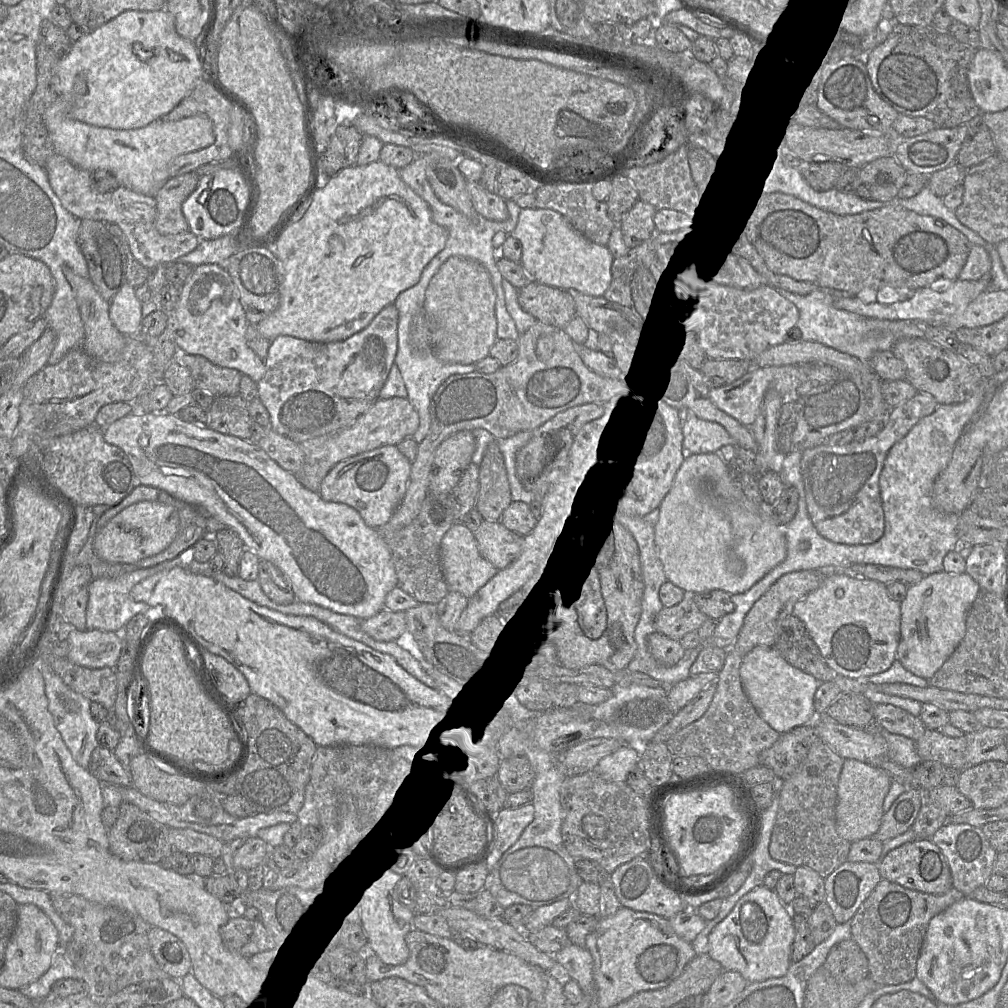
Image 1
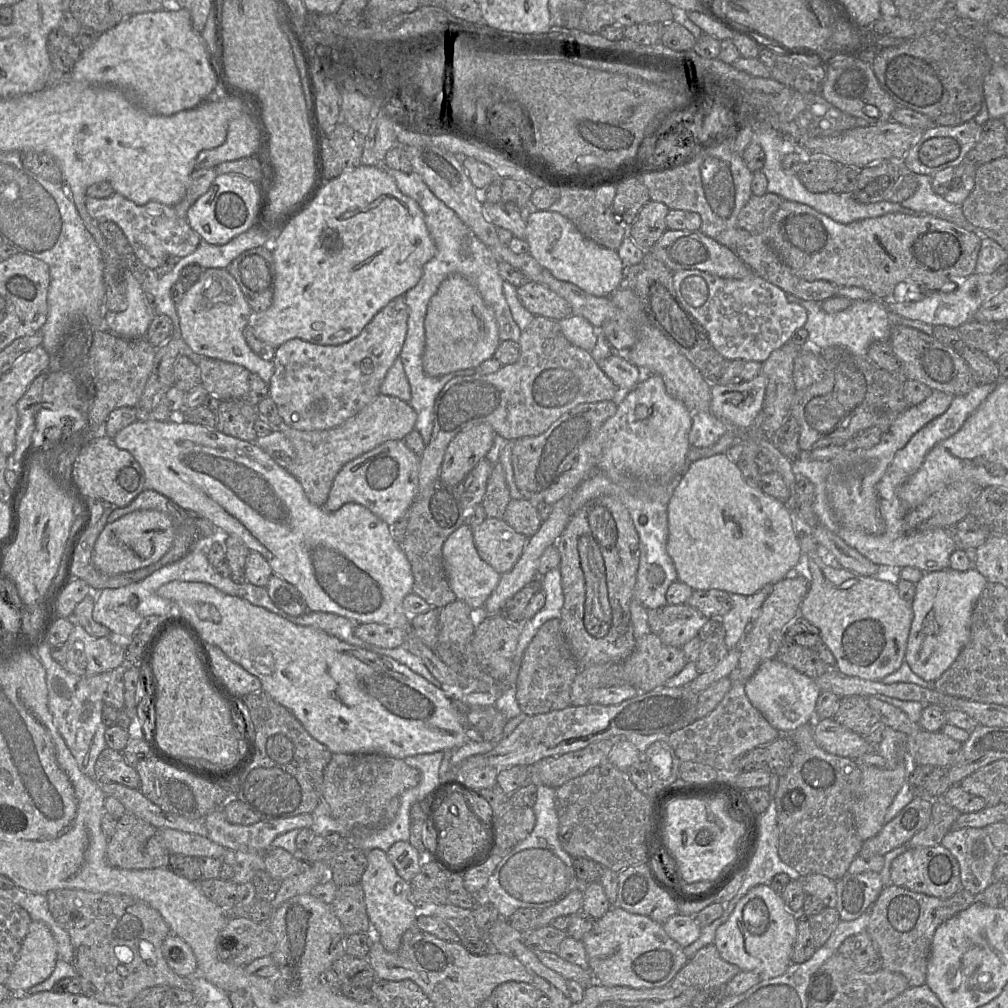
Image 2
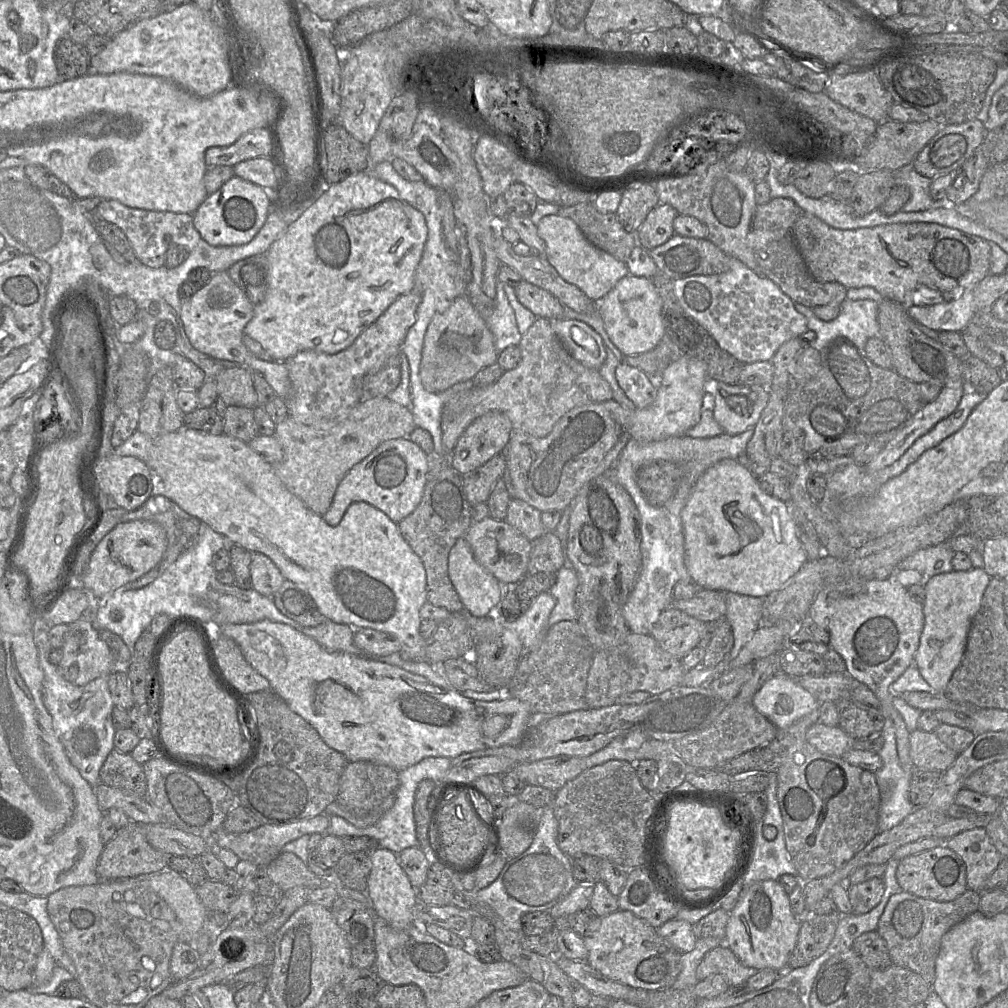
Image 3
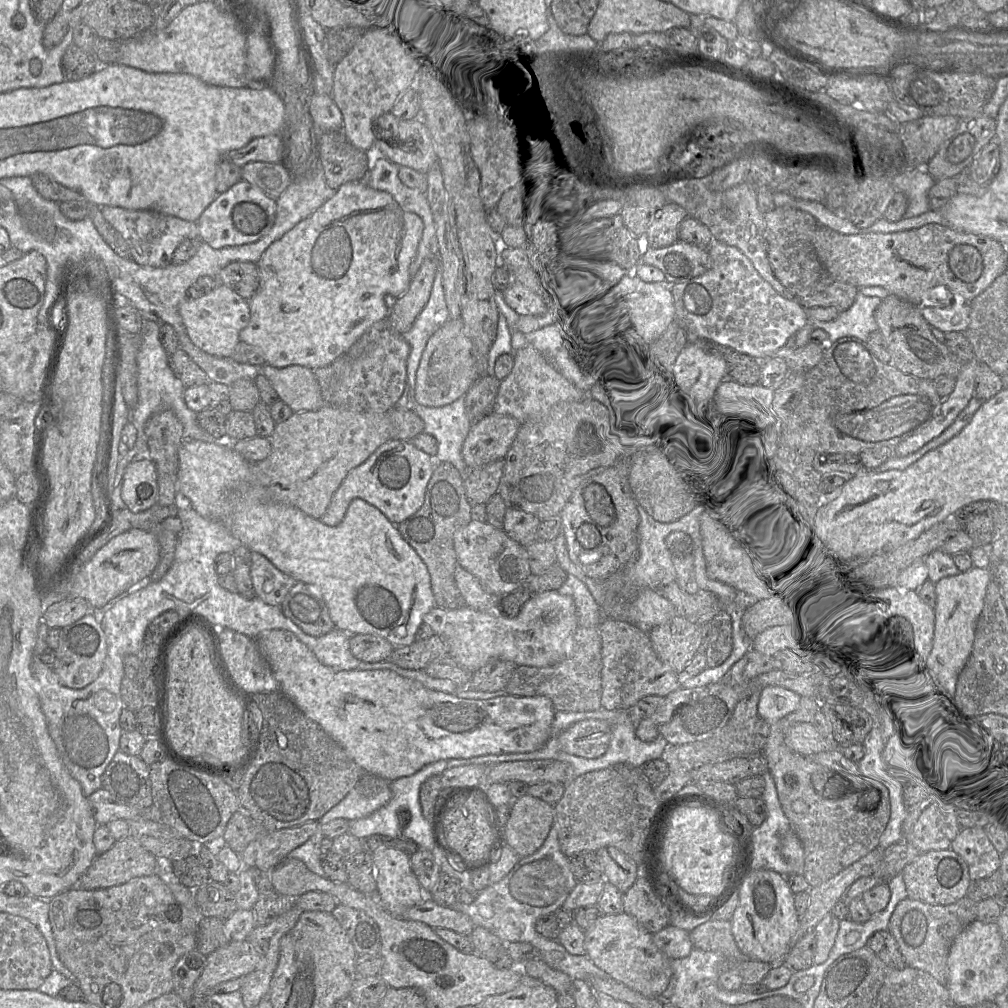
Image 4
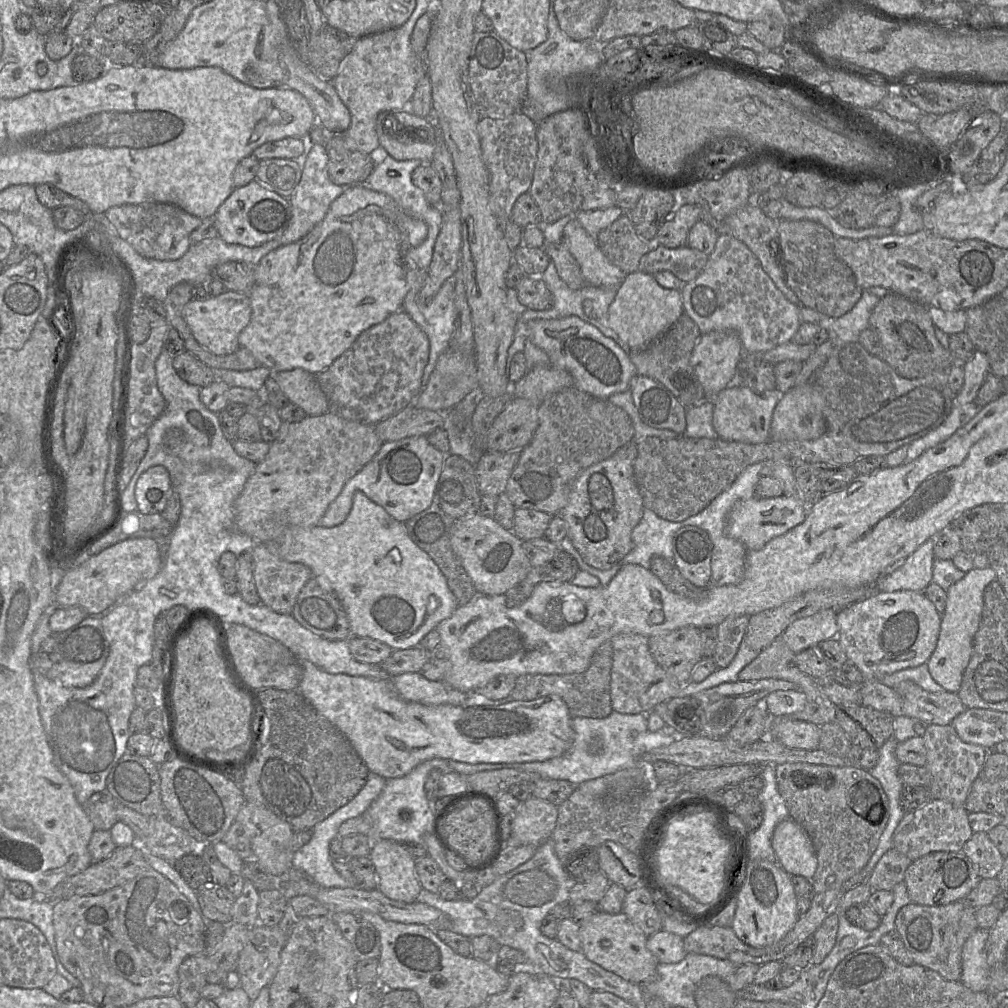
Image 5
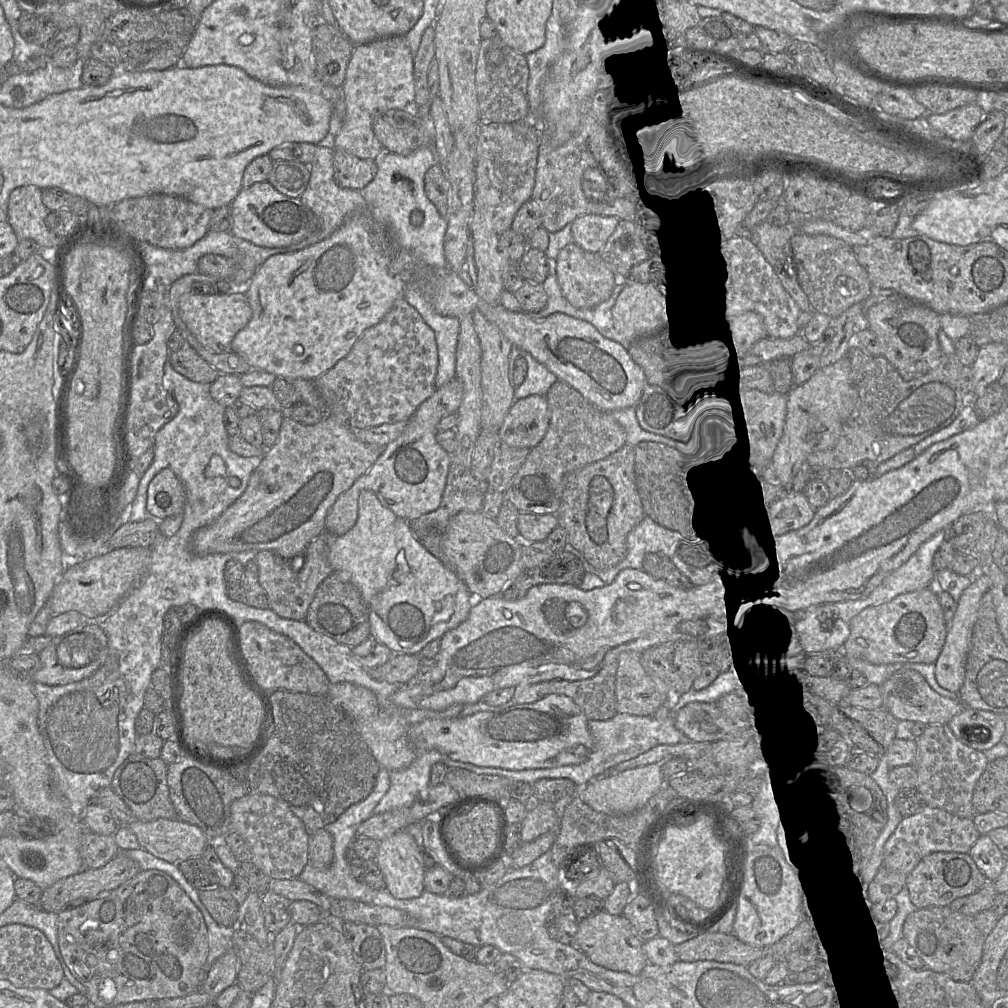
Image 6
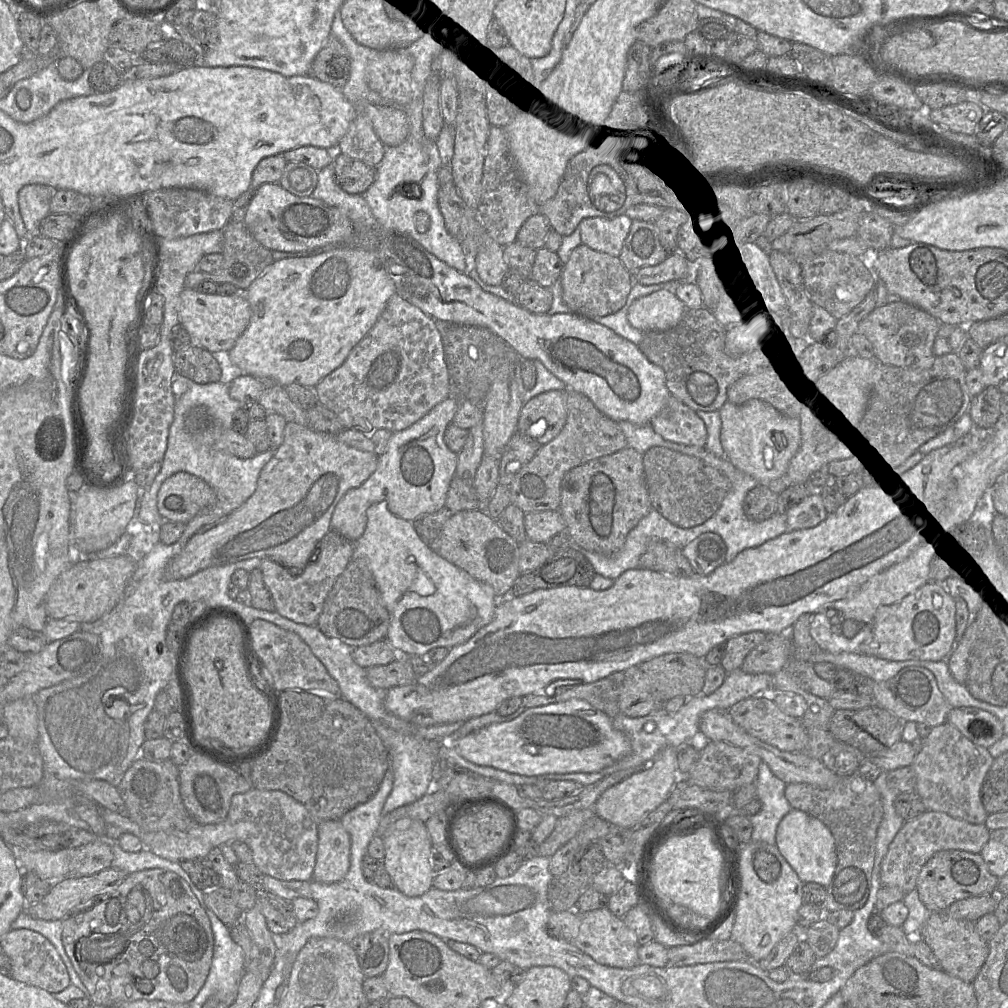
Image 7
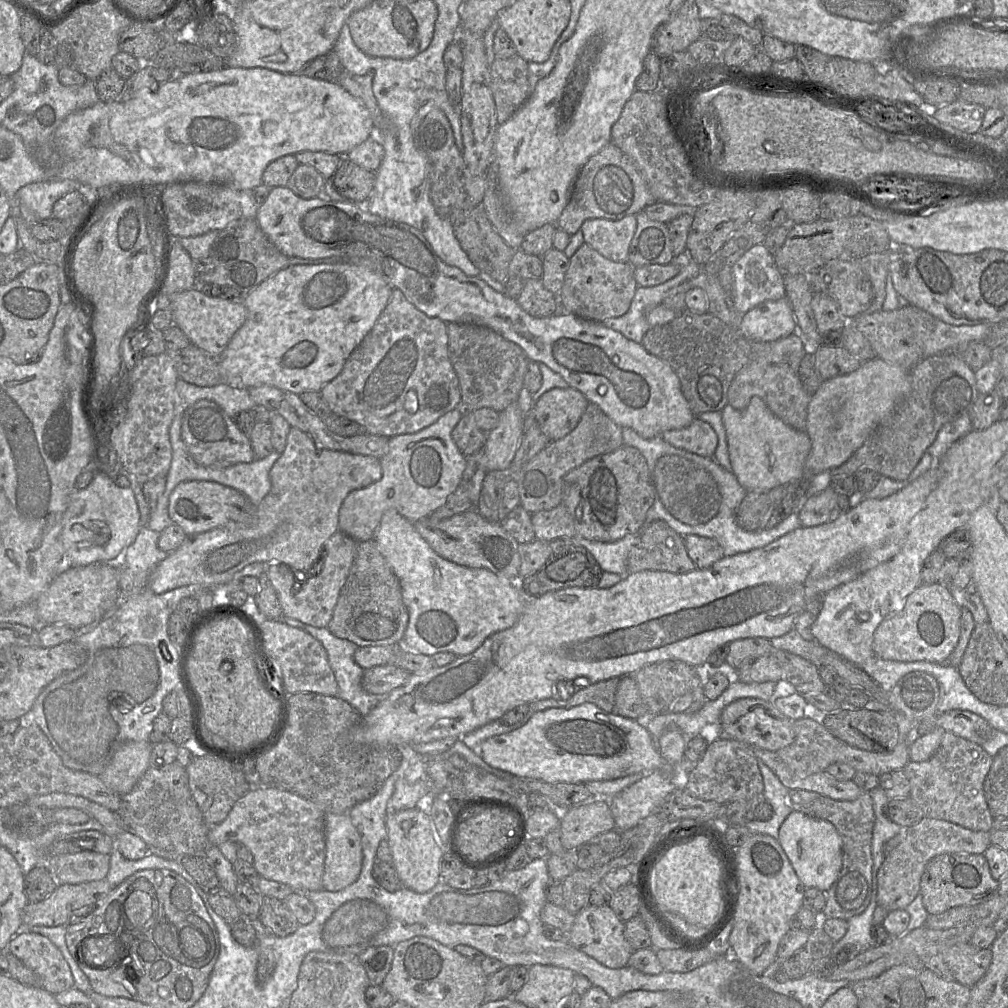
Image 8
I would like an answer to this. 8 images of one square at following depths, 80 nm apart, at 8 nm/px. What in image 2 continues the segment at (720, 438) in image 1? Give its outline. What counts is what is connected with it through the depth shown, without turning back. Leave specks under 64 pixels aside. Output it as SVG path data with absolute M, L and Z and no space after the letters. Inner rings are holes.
M698 412L692 416L688 434L690 447L704 448L715 444L727 431L728 425L710 412Z

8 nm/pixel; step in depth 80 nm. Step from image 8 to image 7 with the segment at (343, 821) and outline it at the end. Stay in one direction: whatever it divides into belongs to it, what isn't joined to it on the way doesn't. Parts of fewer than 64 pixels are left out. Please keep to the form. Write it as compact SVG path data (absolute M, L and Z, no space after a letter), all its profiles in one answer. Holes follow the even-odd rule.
M340 820L318 822L318 849L313 880L322 883L341 881L351 862L351 839Z

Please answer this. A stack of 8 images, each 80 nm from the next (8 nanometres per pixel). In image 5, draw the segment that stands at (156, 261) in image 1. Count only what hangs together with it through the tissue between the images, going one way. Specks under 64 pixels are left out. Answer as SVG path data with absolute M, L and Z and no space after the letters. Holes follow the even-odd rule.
M169 203L124 204L109 208L104 214L119 236L139 255L156 260L176 260L182 257L191 246L190 234L202 223L199 217Z

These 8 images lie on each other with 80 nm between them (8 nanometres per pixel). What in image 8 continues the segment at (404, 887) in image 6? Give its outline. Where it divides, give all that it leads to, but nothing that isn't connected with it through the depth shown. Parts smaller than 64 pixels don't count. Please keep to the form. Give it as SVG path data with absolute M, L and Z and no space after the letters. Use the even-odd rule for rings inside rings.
M424 806L390 811L386 818L386 829L386 840L392 853L391 864L404 887L417 893L425 893L442 881L440 860L445 852Z

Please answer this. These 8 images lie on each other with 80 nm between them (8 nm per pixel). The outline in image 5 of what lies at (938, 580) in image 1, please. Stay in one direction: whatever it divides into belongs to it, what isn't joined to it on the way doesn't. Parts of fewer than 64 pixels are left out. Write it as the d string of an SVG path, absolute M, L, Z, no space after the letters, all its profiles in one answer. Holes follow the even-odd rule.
M973 568L946 591L946 608L941 617L937 645L927 661L927 666L934 681L947 692L957 693L960 688L963 672L970 660L974 636L982 616L984 591L987 585L995 580L996 574L992 568Z

